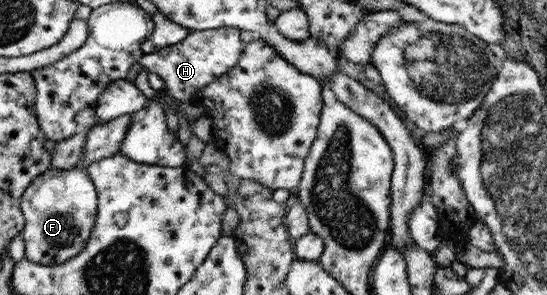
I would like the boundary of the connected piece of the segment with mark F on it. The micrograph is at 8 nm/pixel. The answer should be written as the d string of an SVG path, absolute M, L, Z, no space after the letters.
M72 168L70 170L52 170L40 174L31 182L32 190L24 196L24 218L28 218L28 226L24 226L22 239L25 244L25 258L32 262L48 266L68 262L87 248L91 230L95 229L96 217L99 213L98 192L94 180L86 170Z

